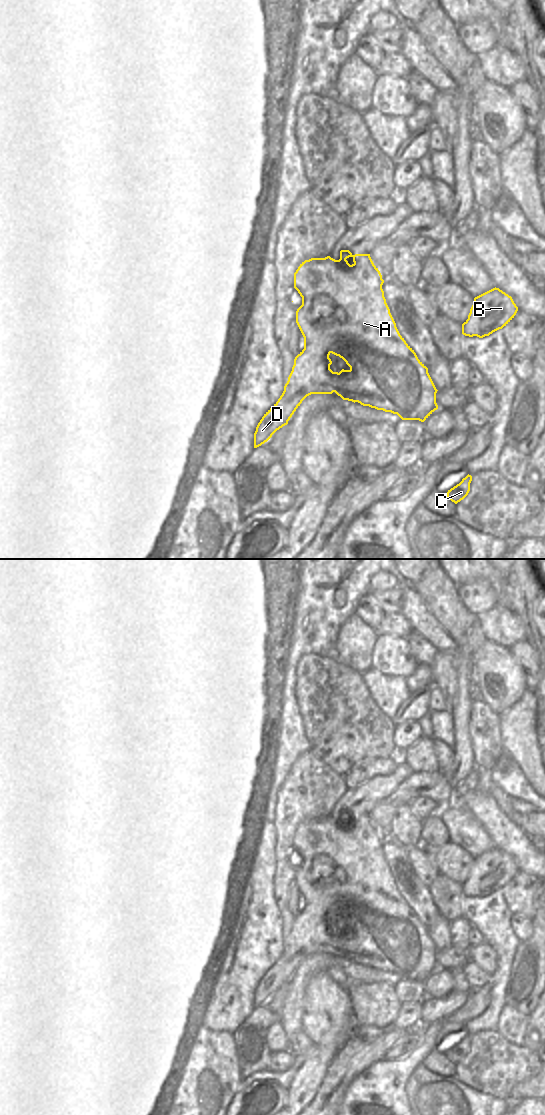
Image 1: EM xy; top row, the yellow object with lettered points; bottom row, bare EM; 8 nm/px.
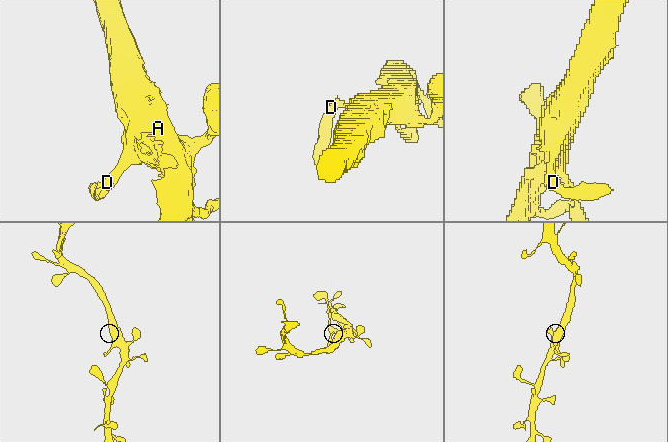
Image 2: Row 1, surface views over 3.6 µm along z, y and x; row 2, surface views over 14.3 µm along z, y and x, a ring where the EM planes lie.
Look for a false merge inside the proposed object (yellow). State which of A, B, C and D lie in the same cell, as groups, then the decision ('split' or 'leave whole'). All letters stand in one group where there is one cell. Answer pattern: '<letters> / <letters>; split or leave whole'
A B C D; leave whole

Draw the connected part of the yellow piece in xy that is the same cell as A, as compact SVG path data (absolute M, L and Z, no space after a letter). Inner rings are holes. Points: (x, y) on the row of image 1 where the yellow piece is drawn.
M341 250L339 260L327 256L311 258L300 264L294 273L294 288L302 297L302 305L296 311L296 323L304 337L304 349L294 359L282 395L258 423L254 433L254 448L267 442L277 430L287 425L302 401L311 394L335 392L343 400L397 414L402 420L424 422L438 409L438 390L428 368L400 335L384 297L383 283L382 275L370 254L353 255L349 250ZM331 353L342 358L350 369L333 372L330 369Z

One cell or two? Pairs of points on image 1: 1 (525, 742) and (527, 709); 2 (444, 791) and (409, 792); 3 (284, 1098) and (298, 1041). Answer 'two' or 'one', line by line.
1: one
2: one
3: two

